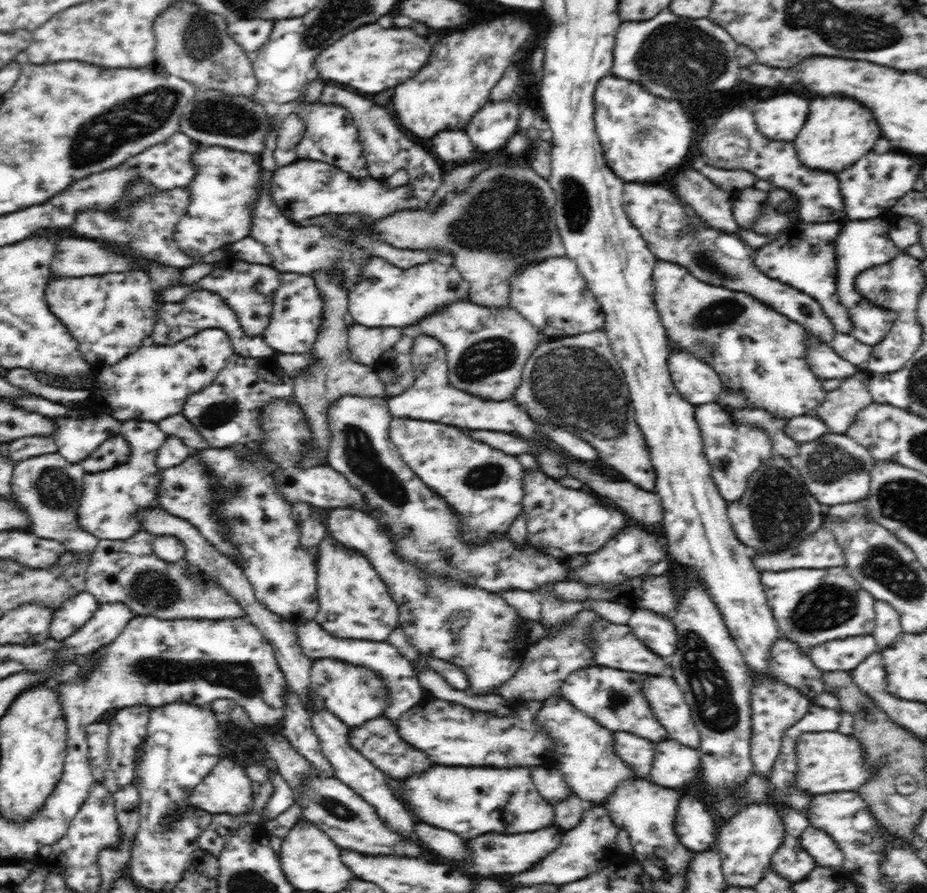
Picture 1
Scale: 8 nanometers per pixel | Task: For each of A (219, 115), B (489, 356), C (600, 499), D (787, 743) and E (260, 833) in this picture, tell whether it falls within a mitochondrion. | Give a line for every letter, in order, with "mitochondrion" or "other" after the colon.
A: mitochondrion
B: mitochondrion
C: other
D: other
E: other

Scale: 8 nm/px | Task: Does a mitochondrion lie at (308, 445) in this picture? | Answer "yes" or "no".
no

